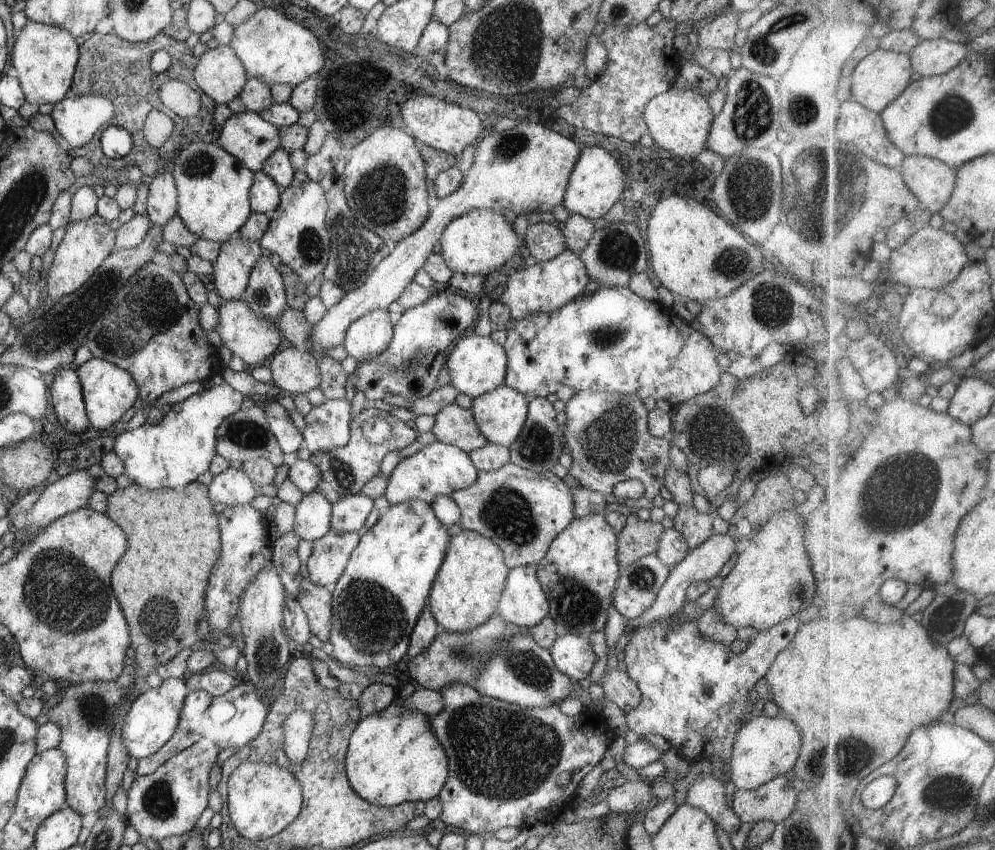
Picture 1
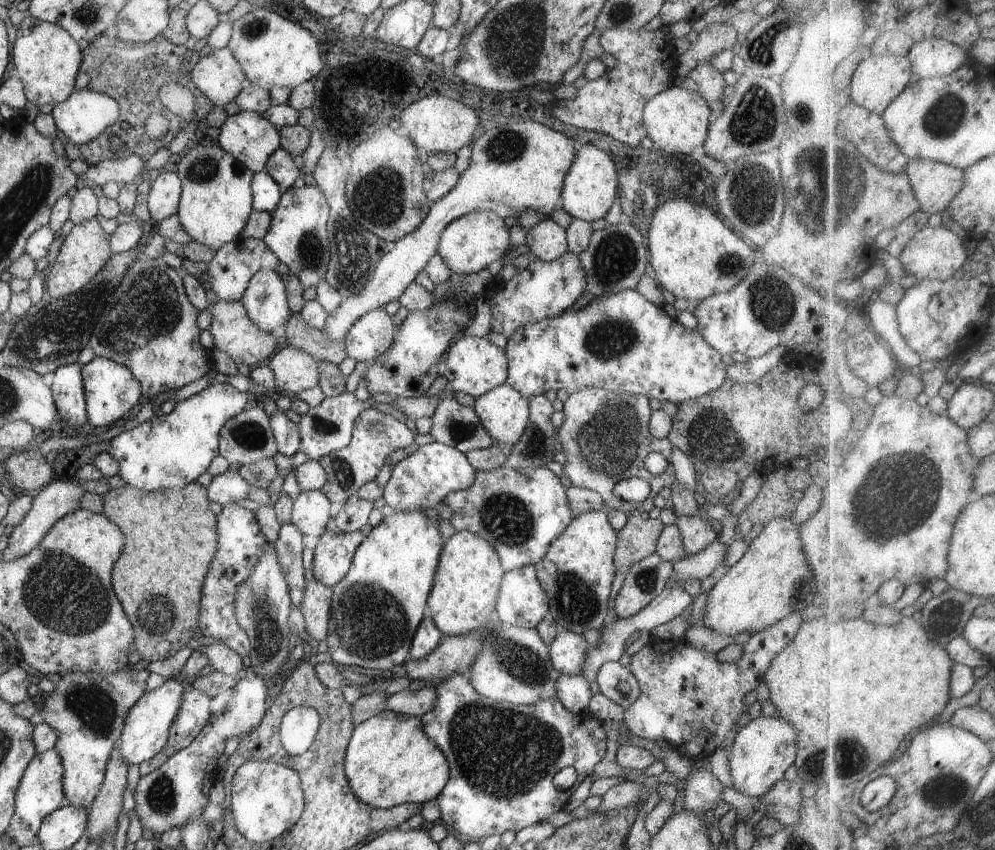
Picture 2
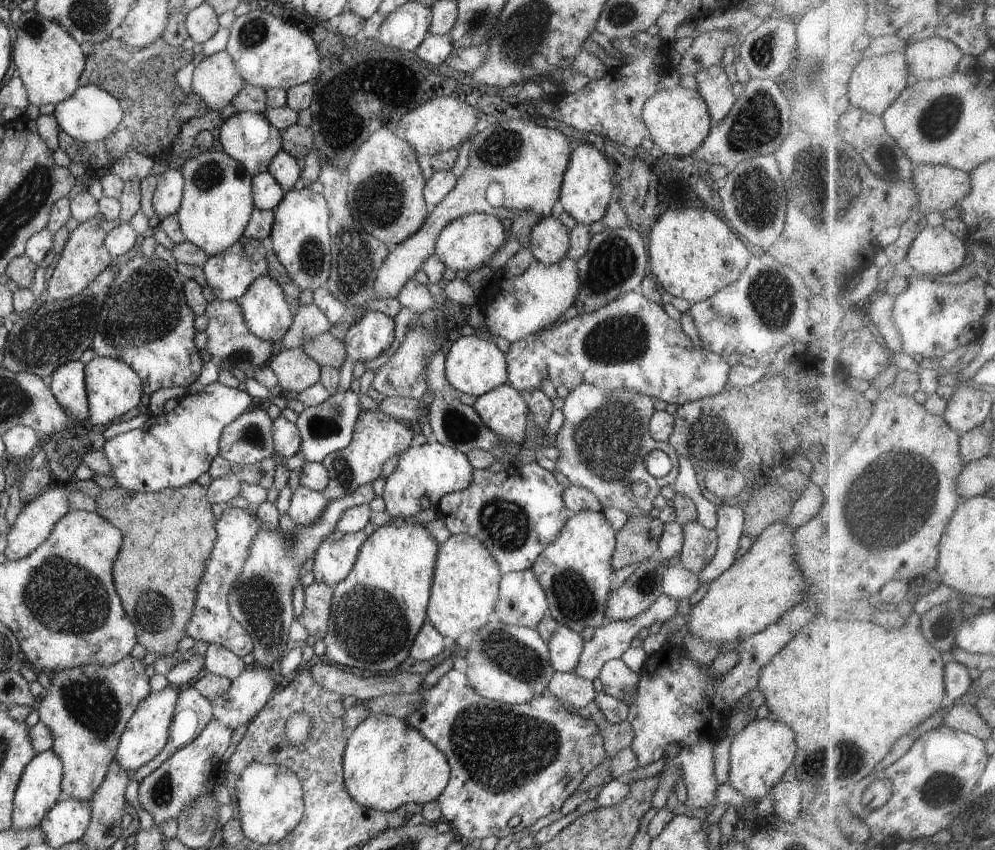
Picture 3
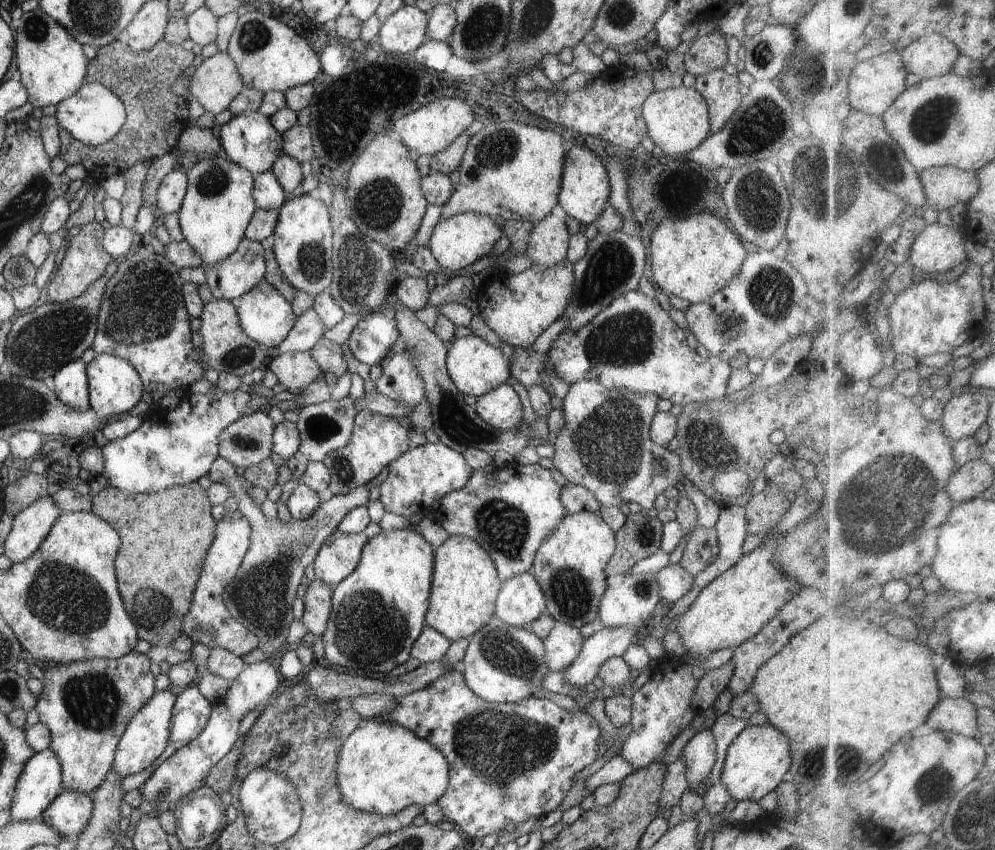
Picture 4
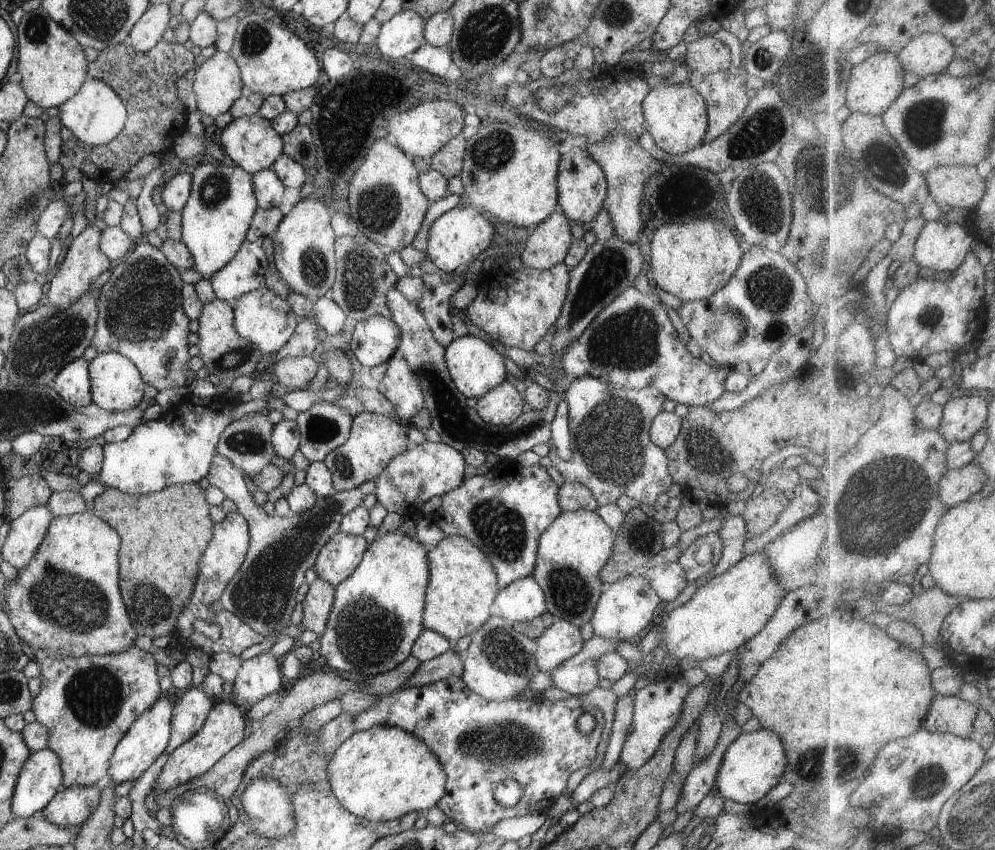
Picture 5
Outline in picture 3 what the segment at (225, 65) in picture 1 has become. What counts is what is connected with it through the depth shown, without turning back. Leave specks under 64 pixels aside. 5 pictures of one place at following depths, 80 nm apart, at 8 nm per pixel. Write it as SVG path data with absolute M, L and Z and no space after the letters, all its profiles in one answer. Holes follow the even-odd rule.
M228 51L205 57L193 71L191 90L208 106L220 111L245 87L246 82L237 71Z

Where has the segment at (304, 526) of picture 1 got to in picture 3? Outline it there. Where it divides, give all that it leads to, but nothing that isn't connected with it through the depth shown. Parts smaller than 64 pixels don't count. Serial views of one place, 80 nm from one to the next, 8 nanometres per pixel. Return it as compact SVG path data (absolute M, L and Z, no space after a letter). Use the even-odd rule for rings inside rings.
M298 487L290 499L287 515L296 525L310 526L326 510L329 501L322 491L313 491L306 487Z

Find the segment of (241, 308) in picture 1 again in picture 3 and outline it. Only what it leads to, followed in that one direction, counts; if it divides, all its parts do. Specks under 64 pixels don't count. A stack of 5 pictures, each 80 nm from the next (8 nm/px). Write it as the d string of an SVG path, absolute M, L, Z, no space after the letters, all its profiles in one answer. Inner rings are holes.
M214 299L207 303L205 315L208 317L208 324L205 328L208 341L204 353L207 358L215 362L222 361L226 368L238 368L245 373L247 370L256 370L274 354L270 341L261 339L250 332L242 309L236 301Z

